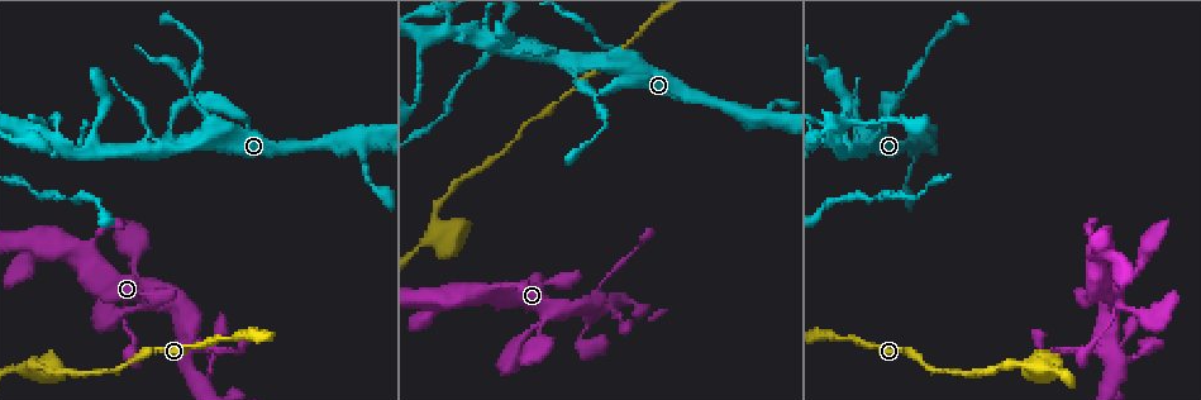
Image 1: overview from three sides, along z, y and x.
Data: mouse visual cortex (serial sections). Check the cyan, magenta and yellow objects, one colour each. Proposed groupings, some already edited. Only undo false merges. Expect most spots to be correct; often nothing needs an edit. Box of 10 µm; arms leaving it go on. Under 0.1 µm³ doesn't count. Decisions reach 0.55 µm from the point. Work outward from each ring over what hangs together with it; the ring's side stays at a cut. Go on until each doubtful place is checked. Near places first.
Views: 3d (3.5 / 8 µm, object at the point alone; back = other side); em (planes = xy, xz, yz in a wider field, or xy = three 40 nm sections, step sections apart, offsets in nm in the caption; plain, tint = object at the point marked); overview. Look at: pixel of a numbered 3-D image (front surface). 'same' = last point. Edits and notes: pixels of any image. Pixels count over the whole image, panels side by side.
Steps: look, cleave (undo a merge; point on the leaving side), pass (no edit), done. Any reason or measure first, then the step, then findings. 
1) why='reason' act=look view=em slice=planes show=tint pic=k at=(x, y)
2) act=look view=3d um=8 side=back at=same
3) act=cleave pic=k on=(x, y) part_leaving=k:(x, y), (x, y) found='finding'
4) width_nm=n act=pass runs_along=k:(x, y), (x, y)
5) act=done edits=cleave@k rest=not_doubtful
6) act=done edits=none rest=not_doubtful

why='a fork' act=look view=3d um=3.5 pic=1 at=(869, 132)

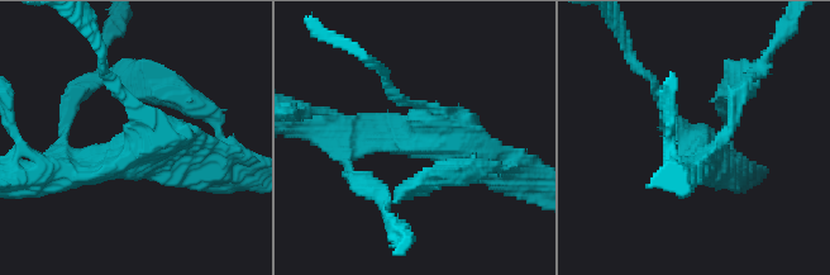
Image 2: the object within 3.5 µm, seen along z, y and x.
act=look view=em slice=xy step=3 show=tint pic=2 at=(693, 148)

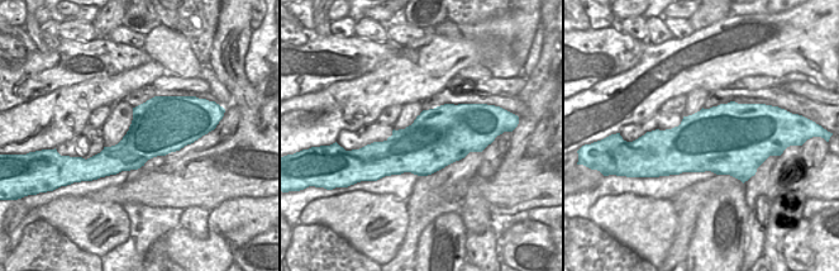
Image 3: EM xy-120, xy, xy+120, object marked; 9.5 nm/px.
why='cut it another way' act=look view=em slice=xy step=2 show=tint at=same

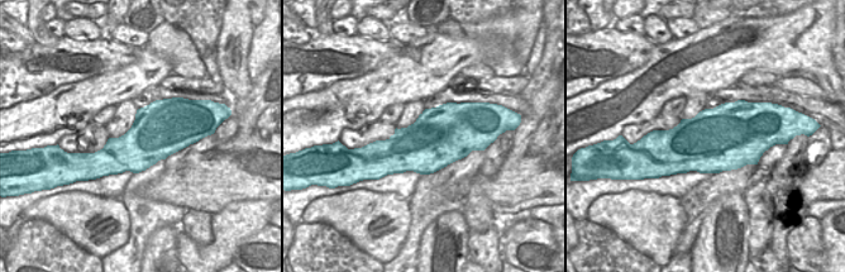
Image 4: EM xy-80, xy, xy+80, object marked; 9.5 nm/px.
arms=3 act=pass runs_along=2:(507, 175), (438, 140), (359, 133) found='continuous, no second cell'

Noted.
why='thick turns thin' act=look view=3d um=3.5 pic=1 at=(202, 113)

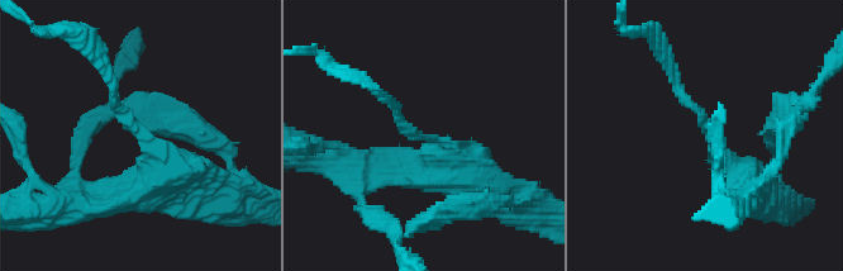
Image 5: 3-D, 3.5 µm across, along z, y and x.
arm_widths_nm=150,450 act=look view=em slice=xy step=5 show=tint pic=5 at=(135, 131)

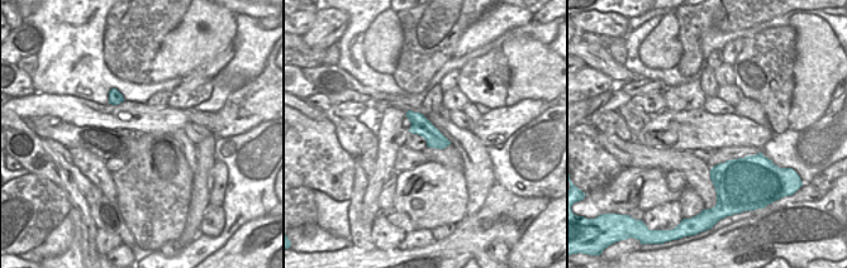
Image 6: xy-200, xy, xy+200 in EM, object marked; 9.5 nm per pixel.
act=pass runs_along=5:(751, 180), (715, 153), (674, 67) found='one cell here'

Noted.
why='side arm on a straight run' act=look view=3d um=3.5 pic=1 at=(584, 62)

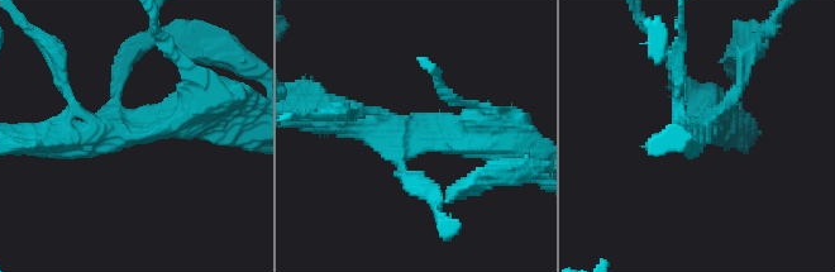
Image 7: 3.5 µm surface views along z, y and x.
arms=3 arm_widths_nm=150,400,450 act=look view=em slice=xy step=2 show=tint pic=7 at=(132, 130)

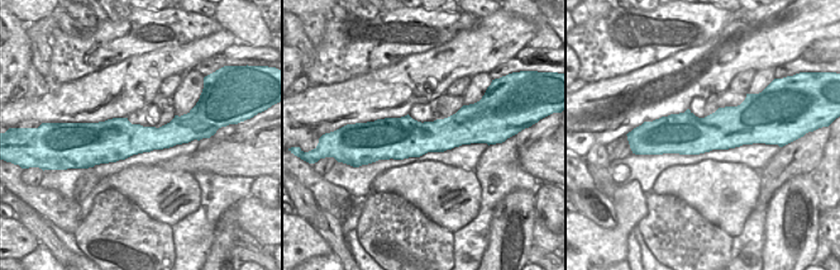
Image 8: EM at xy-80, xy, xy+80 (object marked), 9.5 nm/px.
act=pass runs_along=7:(210, 108), (152, 130), (51, 138) found='all the same cell'

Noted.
why='abrupt turn' act=look view=3d um=3.5 pic=1 at=(426, 36)

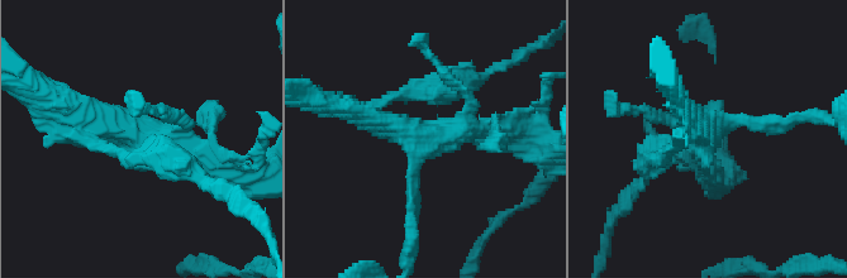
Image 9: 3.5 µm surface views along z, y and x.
act=pass runs_along=9:(501, 135), (409, 135), (374, 115), (385, 99) found='all the same cell'

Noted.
act=look view=3d um=3.5 pic=1 at=(1032, 366)

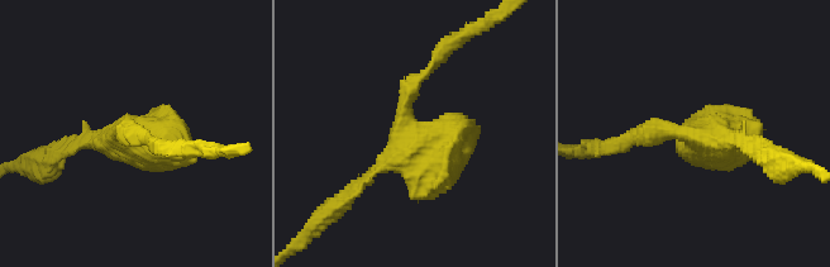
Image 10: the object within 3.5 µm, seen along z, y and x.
why='shape alone is not enough' act=look view=em slice=xy step=1 show=tint pic=10 at=(408, 142)

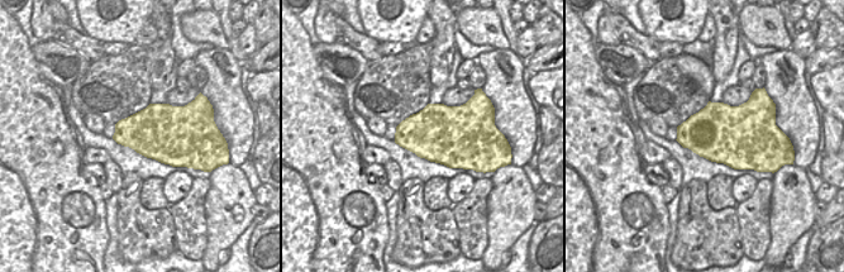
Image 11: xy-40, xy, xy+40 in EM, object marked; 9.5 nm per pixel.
act=pass runs_along=10:(430, 68), (404, 124), (447, 189) found='one cell here'

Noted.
act=done edits=none rest=not_doubtful

